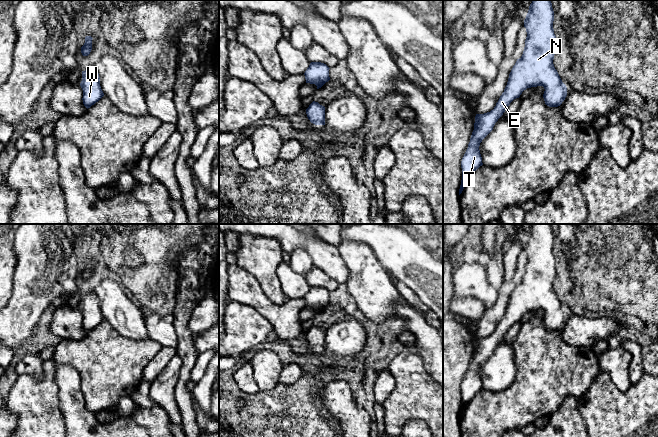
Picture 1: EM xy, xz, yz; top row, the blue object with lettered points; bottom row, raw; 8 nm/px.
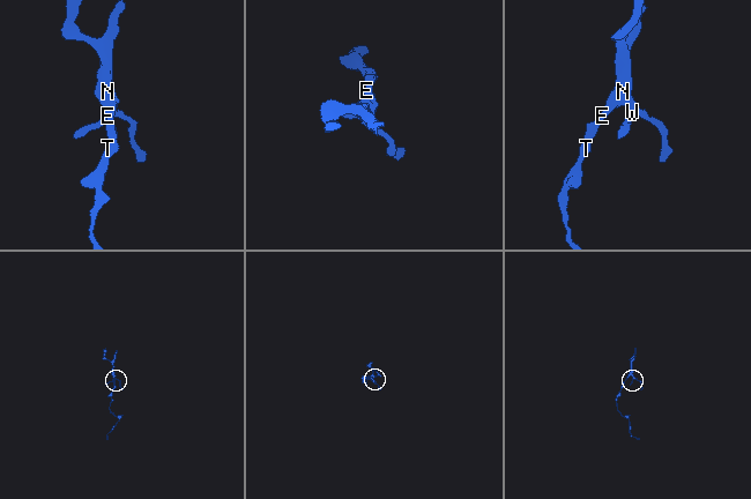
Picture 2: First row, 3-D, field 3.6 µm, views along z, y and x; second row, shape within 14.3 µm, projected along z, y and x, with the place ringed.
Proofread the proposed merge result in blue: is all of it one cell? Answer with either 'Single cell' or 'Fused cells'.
Single cell

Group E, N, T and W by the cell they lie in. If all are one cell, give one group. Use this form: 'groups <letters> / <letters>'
groups E N T W

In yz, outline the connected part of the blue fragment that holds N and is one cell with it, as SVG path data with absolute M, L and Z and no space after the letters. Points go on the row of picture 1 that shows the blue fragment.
M533 0L524 20L527 37L522 56L513 66L504 92L490 112L476 114L474 130L462 158L462 180L459 195L473 173L483 165L479 146L493 130L510 103L524 90L543 86L543 98L549 107L558 107L567 96L567 87L554 67L556 36L553 29L554 11L551 0Z

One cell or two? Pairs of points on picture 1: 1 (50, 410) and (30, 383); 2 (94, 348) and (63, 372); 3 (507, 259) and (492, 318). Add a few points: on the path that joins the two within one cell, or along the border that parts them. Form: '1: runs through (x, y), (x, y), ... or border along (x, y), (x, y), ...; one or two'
1: runs through (43, 403), (30, 390); one
2: border along (53, 359), (72, 365), (80, 376), (81, 387); two
3: runs through (509, 274), (509, 284), (504, 292), (501, 303); one

